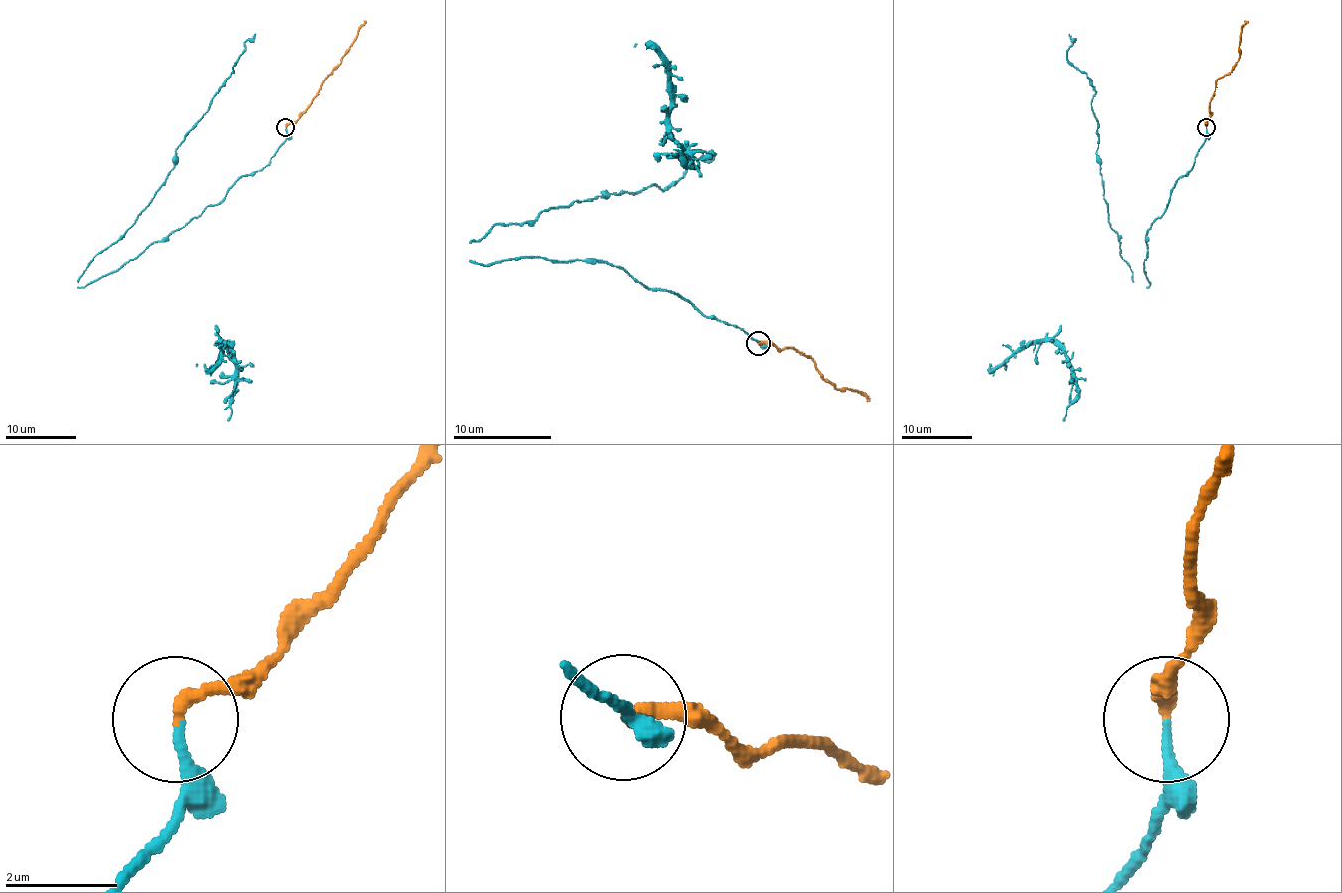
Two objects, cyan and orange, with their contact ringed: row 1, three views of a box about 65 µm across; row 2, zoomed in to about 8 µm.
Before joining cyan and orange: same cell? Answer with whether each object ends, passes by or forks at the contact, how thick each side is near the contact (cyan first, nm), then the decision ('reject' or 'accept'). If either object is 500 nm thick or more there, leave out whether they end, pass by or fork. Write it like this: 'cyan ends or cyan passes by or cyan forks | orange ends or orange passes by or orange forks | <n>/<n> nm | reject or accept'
cyan ends | orange ends | 180/260 nm | accept

